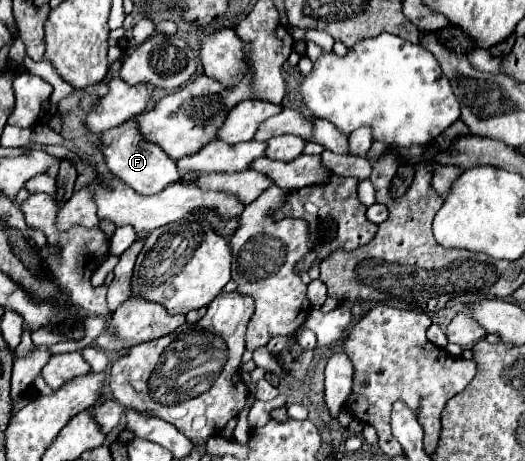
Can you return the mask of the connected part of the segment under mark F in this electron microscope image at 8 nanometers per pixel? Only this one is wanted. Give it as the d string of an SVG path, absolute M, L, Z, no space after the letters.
M128 119L124 123L120 123L118 127L98 133L96 139L98 139L100 151L106 159L108 169L118 179L122 179L126 185L130 185L136 193L142 193L142 195L160 193L170 183L180 179L176 163L158 145L152 145L150 141L146 141L146 137L142 135L142 131L138 127L138 121L134 121L134 119Z

